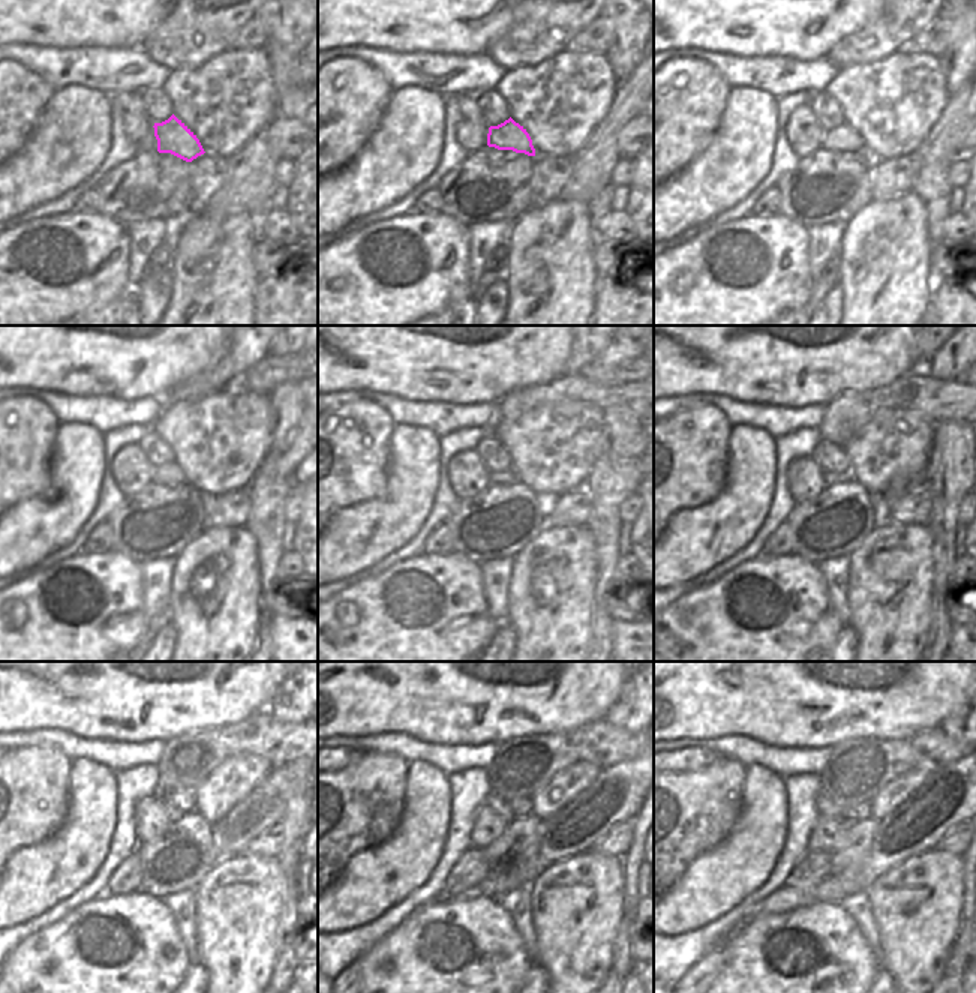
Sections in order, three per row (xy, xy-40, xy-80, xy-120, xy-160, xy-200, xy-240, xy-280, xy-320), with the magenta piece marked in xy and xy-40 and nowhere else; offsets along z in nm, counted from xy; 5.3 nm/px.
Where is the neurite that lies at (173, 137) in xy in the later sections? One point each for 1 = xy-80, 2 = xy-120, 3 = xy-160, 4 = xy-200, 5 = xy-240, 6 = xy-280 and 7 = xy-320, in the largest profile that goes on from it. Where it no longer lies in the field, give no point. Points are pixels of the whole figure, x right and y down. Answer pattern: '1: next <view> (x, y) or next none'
1: next xy-80 (843, 138)
2: next xy-120 (170, 474)
3: next xy-160 (504, 477)
4: next xy-200 (831, 477)
5: next xy-240 (171, 812)
6: next xy-280 (493, 801)
7: next xy-320 (825, 807)

